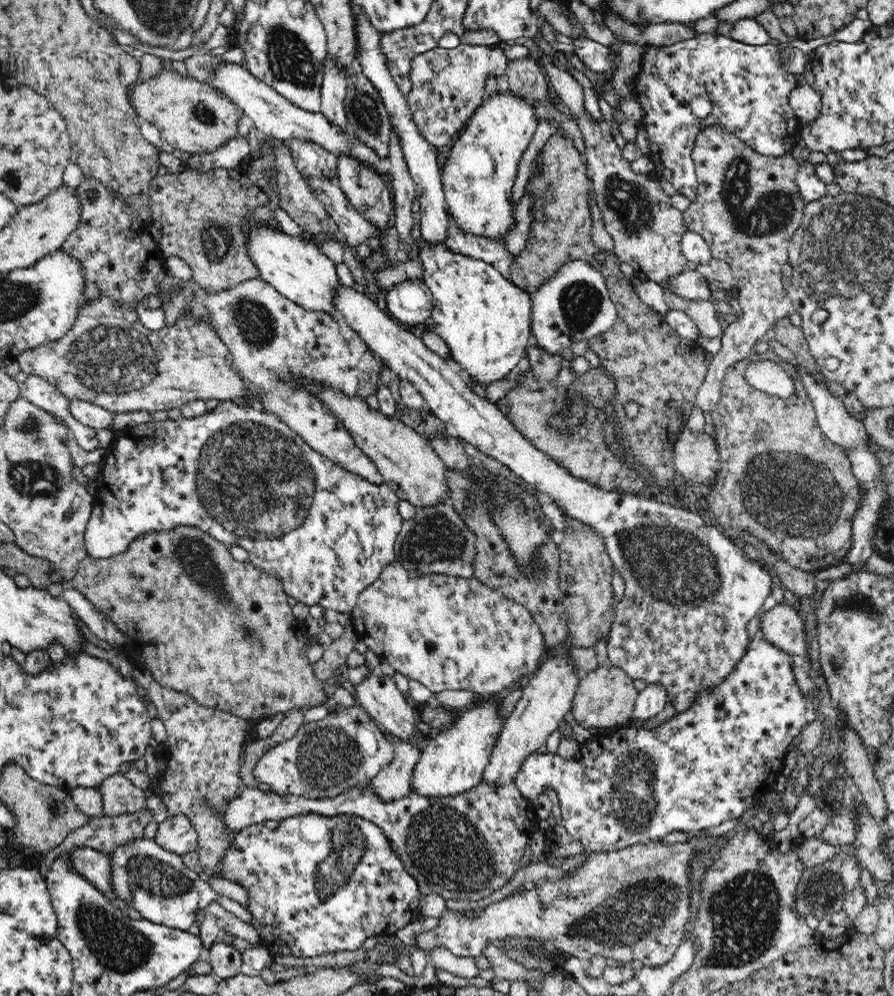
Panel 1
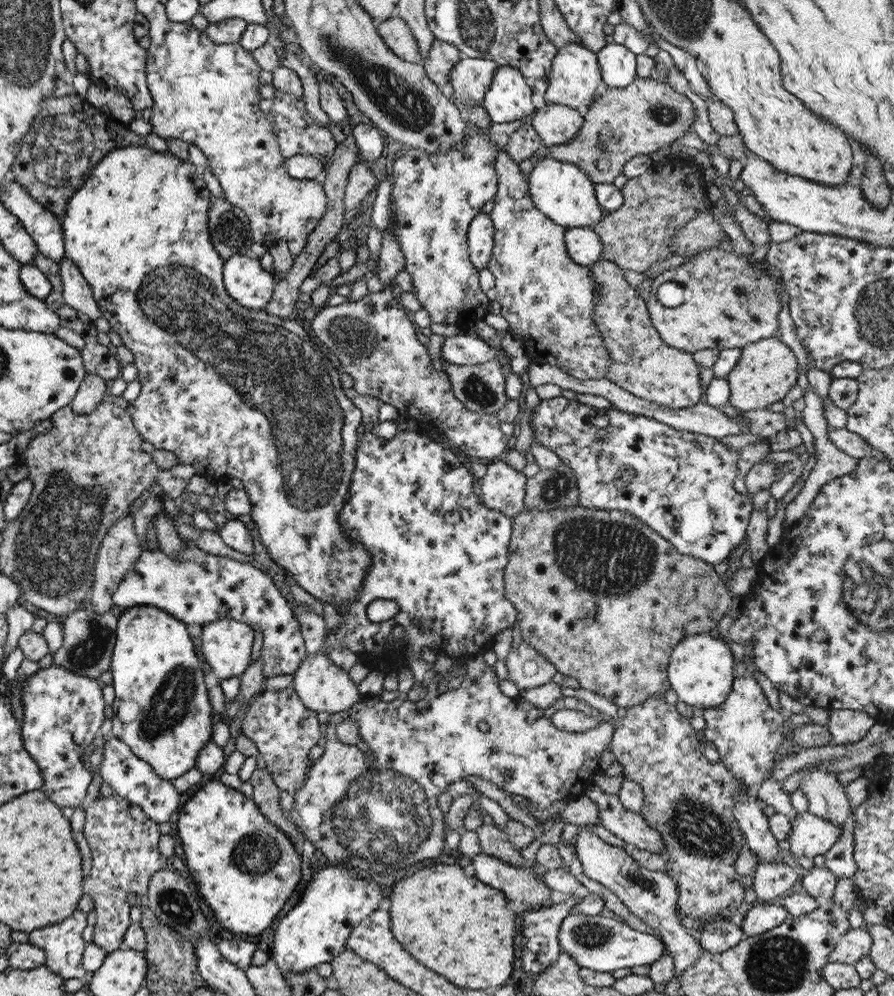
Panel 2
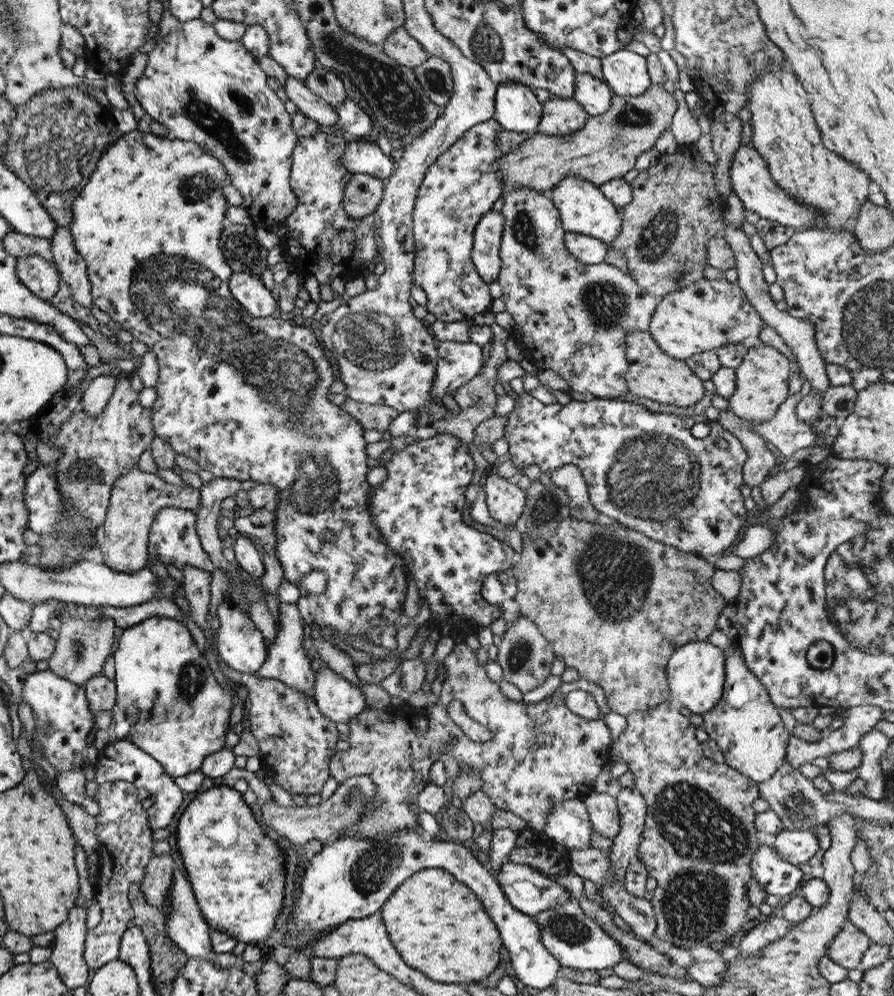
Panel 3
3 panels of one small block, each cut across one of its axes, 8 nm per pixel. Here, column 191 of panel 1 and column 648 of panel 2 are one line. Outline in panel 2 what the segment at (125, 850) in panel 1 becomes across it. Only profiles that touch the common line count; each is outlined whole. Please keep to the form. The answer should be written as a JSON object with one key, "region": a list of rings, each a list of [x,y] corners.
{"region":[[[583,828],[578,830],[574,849],[583,874],[610,890],[631,914],[639,918],[643,924],[647,924],[649,928],[653,928],[655,934],[659,934],[665,950],[673,958],[675,976],[696,962],[699,951],[703,952],[703,949],[697,939],[693,939],[689,931],[681,925],[677,905],[675,905],[677,900],[675,880],[664,872],[646,870],[624,848],[607,844]]]}

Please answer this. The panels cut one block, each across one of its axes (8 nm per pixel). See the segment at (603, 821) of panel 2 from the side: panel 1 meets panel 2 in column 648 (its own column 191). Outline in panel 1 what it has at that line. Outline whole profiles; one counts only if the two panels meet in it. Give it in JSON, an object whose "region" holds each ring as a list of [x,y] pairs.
{"region":[[[174,816],[159,824],[155,841],[168,852],[182,856],[197,850],[198,835],[186,816]]]}

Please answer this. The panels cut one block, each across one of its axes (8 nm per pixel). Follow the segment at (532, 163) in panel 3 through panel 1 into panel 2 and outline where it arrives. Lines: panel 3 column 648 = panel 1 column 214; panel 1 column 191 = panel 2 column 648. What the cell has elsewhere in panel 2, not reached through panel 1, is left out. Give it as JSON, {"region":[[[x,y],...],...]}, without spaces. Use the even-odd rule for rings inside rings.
{"region":[[[635,77],[626,87],[606,87],[587,109],[582,111],[582,125],[577,134],[565,145],[545,147],[545,157],[555,160],[565,161],[574,164],[580,168],[594,184],[612,184],[613,179],[622,173],[623,163],[635,155],[647,155],[649,152],[655,152],[663,148],[665,144],[670,144],[677,138],[685,136],[689,126],[695,120],[693,103],[683,95],[676,92],[663,80]],[[598,159],[607,159],[609,161],[609,170],[601,172],[596,168]]]}

